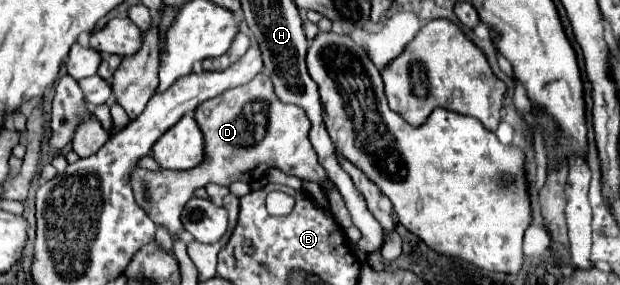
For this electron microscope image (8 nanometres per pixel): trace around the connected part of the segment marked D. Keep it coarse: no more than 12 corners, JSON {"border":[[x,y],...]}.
{"border":[[260,72],[194,112],[204,160],[134,168],[136,204],[172,238],[196,188],[270,168],[322,182],[300,106]]}

